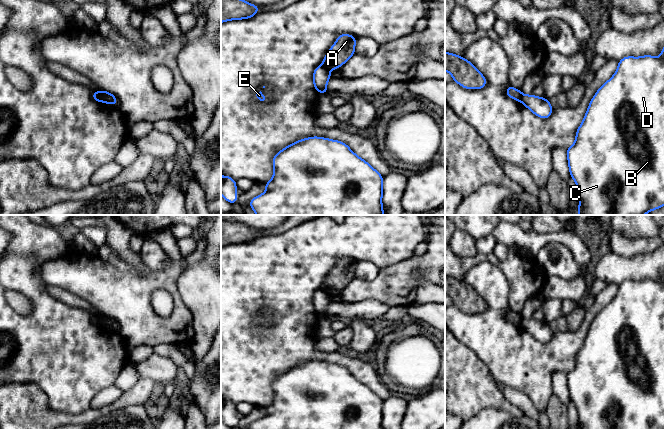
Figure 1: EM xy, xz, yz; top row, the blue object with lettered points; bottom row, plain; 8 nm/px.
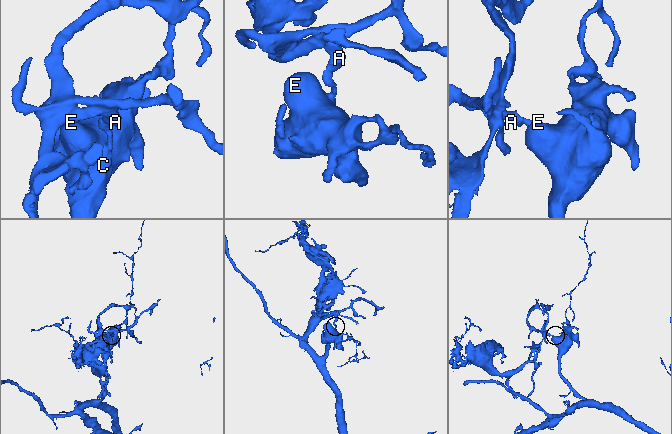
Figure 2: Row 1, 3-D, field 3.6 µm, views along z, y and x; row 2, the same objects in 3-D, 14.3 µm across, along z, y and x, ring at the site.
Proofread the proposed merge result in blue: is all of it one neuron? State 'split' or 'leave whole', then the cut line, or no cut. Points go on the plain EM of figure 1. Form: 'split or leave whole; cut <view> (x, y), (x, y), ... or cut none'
split; cut xy (95, 316), (102, 325)

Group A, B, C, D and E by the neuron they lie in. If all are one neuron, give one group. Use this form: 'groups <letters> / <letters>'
groups A / B C D E

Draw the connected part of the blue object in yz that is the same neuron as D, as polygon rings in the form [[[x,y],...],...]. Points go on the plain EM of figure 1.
[[[664,270],[660,281],[626,280],[618,285],[614,299],[595,317],[578,351],[575,366],[566,373],[570,400],[578,412],[579,429],[664,429]]]

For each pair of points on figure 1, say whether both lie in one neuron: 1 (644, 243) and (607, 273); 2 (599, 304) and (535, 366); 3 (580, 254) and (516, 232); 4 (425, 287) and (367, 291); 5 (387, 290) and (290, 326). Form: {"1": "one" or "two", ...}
{"1": "two", "2": "one", "3": "one", "4": "two", "5": "two"}

